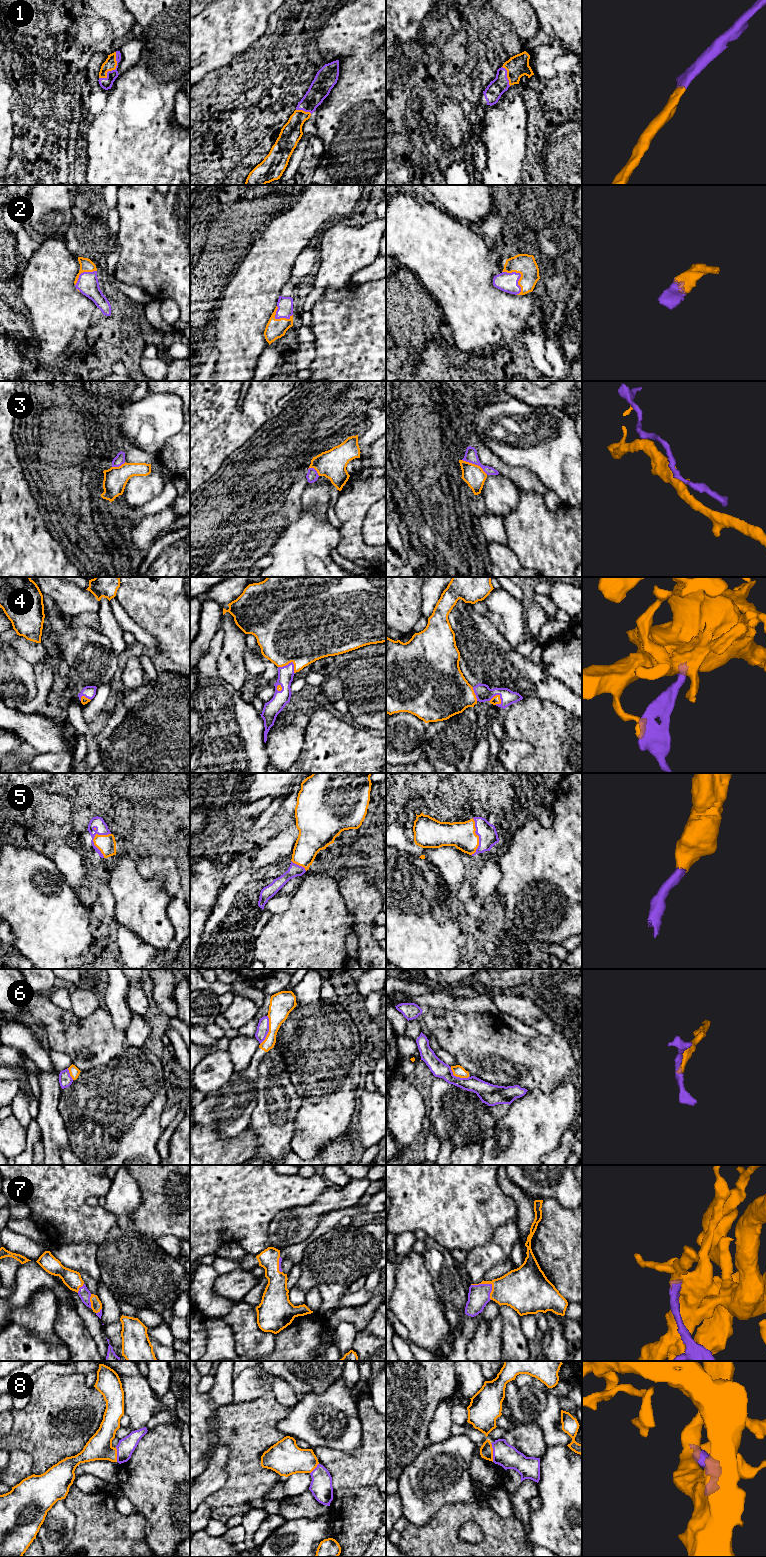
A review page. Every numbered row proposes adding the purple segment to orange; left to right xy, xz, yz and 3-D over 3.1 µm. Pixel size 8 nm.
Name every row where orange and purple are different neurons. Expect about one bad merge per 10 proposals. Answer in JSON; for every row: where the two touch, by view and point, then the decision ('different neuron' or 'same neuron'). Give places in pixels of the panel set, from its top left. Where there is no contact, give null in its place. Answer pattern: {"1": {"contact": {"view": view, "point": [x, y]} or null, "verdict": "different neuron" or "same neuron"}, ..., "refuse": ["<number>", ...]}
{"1": {"contact": {"view": "xy", "point": [113, 69]}, "verdict": "same neuron"}, "2": {"contact": {"view": "yz", "point": [521, 275]}, "verdict": "same neuron"}, "3": {"contact": {"view": "yz", "point": [474, 464]}, "verdict": "different neuron"}, "4": {"contact": {"view": "xz", "point": [290, 662]}, "verdict": "same neuron"}, "5": {"contact": {"view": "yz", "point": [478, 837]}, "verdict": "same neuron"}, "6": {"contact": {"view": "xz", "point": [269, 1030]}, "verdict": "different neuron"}, "7": {"contact": {"view": "yz", "point": [488, 1283]}, "verdict": "same neuron"}, "8": {"contact": {"view": "yz", "point": [492, 1452]}, "verdict": "same neuron"}, "refuse": ["3", "6"]}

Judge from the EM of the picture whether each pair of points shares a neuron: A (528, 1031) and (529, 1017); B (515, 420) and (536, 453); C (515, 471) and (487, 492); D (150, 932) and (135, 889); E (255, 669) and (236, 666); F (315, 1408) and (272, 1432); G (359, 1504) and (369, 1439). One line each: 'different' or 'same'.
A: different
B: same
C: different
D: same
E: different
F: different
G: same

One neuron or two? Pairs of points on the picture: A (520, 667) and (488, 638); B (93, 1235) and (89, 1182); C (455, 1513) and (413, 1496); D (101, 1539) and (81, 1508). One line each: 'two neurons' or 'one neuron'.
A: one neuron
B: one neuron
C: two neurons
D: one neuron

